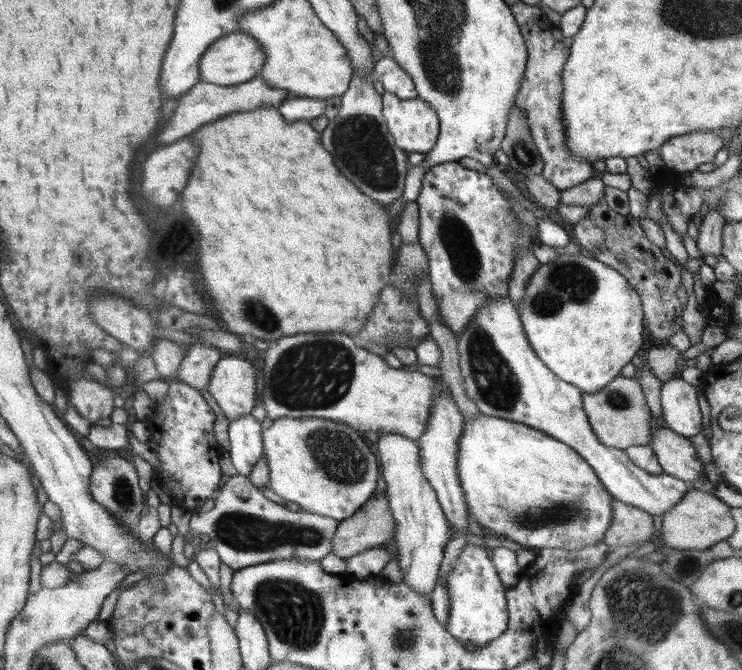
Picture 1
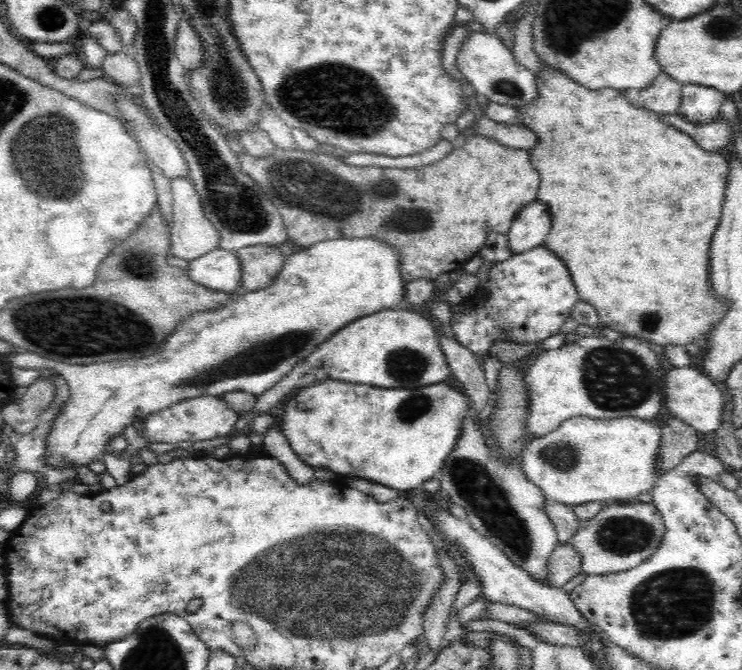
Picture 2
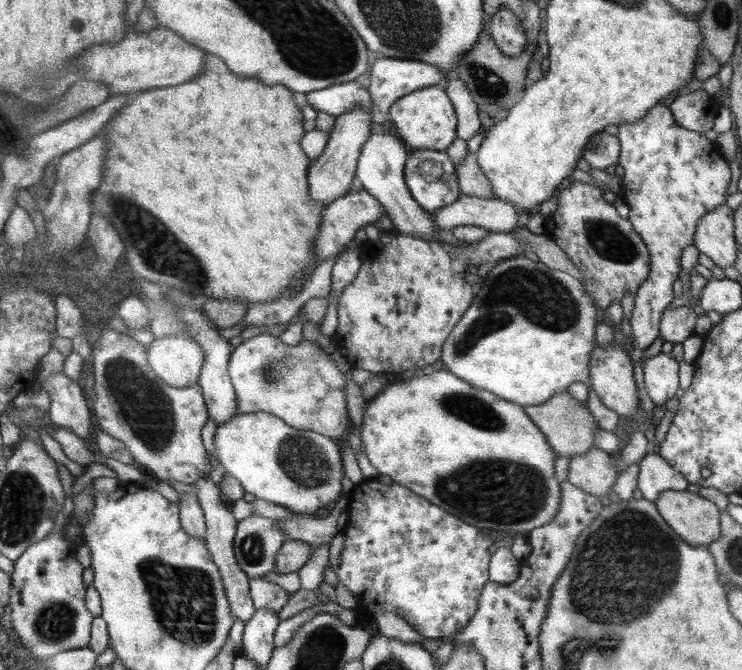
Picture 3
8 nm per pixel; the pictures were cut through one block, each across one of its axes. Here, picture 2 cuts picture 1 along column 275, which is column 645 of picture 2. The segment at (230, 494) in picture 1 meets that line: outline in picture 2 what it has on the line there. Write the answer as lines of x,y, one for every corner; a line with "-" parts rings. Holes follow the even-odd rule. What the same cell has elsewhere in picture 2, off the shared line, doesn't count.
606,502
594,518
580,521
579,530
566,543
581,556
581,572
608,574
630,570
648,560
661,545
664,533
664,520
653,502

